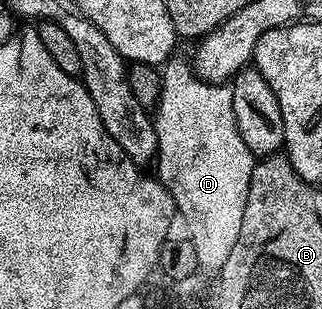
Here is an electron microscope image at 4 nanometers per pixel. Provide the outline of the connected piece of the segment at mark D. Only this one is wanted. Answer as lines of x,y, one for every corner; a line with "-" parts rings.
175,56
161,70
161,90
153,112
154,138
157,140
157,177
168,188
177,214
183,218
186,237
195,244
198,269
218,275
239,238
240,225
247,204
255,155
247,148
235,123
232,89
224,83
204,81
193,71
188,59

